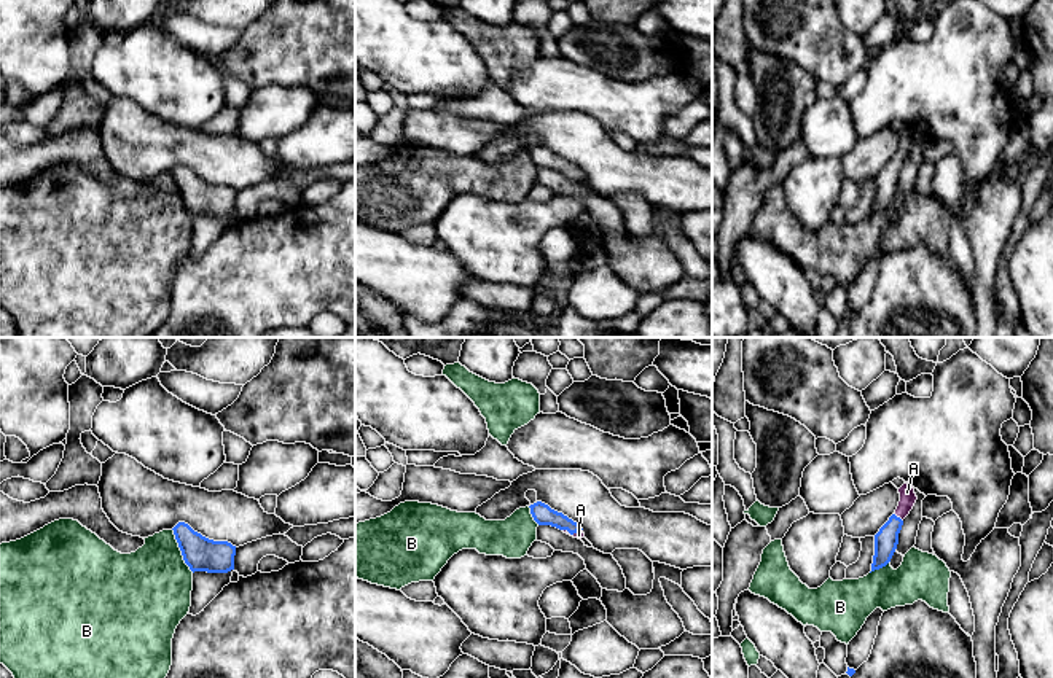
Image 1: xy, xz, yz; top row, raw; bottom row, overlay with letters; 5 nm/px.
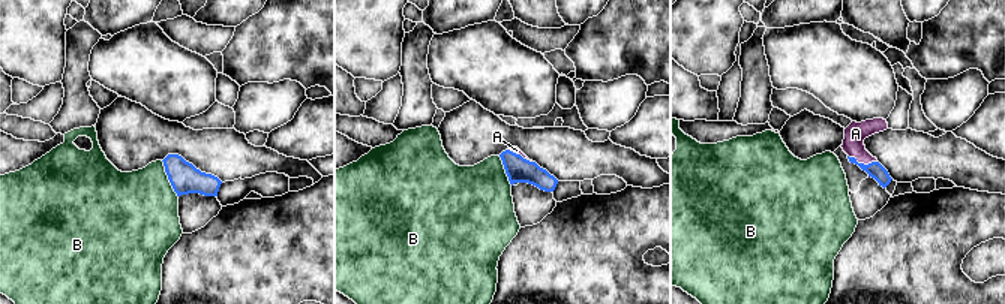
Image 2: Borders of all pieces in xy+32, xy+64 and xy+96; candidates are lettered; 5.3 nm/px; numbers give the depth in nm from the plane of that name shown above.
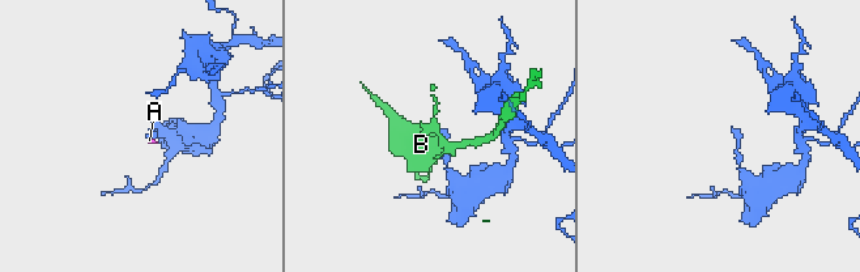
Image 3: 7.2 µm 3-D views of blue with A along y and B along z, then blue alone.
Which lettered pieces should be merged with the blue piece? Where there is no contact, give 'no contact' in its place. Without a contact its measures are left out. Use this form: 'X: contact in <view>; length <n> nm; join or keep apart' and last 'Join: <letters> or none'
A: contact in yz; length 60 nm; join
B: contact in xy; length 240 nm; keep apart
Join: A

